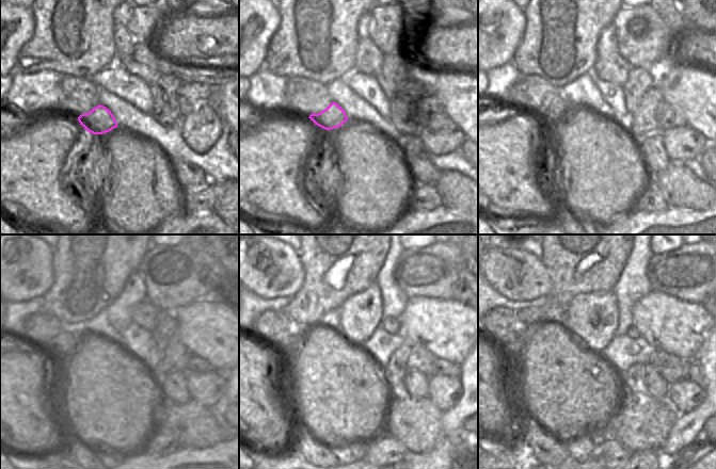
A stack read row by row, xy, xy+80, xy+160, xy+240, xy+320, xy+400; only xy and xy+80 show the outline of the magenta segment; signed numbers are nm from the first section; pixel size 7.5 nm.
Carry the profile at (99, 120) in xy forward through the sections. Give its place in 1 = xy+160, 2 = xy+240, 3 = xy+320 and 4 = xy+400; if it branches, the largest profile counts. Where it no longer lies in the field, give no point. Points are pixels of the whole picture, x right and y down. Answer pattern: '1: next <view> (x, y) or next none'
1: next xy+160 (559, 106)
2: next xy+240 (61, 344)
3: next xy+320 (286, 340)
4: next xy+400 (510, 340)

